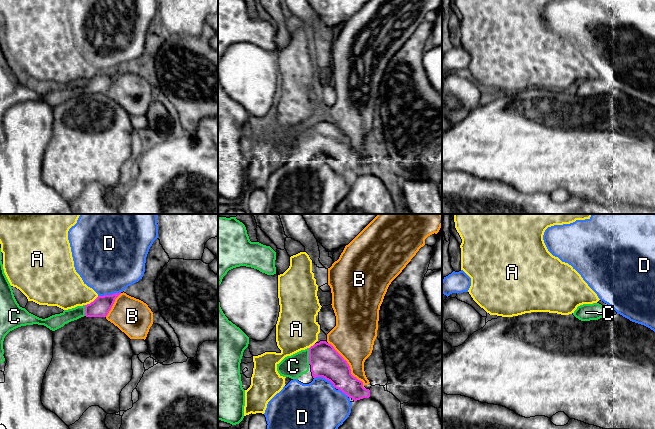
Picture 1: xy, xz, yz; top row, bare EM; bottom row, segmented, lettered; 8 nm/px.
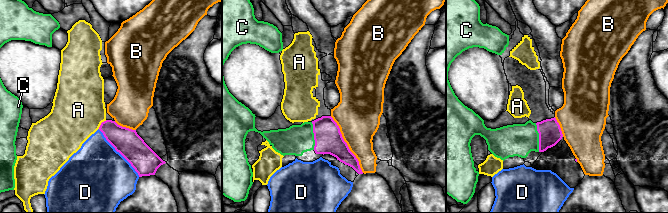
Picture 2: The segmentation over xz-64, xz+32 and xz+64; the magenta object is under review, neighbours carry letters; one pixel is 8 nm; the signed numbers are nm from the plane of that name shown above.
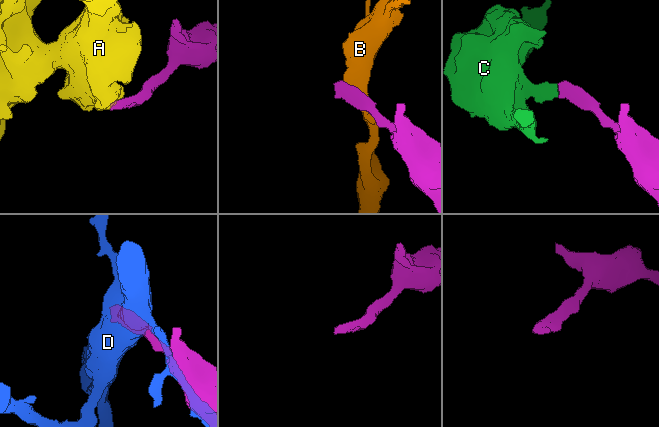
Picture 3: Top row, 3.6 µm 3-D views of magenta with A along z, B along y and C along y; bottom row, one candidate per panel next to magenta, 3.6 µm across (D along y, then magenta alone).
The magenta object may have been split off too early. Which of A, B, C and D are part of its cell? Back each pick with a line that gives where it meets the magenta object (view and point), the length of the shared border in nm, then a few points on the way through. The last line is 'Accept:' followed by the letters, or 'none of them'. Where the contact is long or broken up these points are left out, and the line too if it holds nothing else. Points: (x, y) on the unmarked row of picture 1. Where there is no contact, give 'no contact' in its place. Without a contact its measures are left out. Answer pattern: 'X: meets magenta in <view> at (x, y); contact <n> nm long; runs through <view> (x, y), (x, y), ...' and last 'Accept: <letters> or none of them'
C: meets magenta in xz at (309, 132); contact 130 nm long; runs through xz (325, 137), (320, 132), (309, 132), (304, 133), (293, 142)
Accept: C

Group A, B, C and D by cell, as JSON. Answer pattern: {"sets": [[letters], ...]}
{"sets": [["A"], ["B"], ["C"], ["D"]]}

